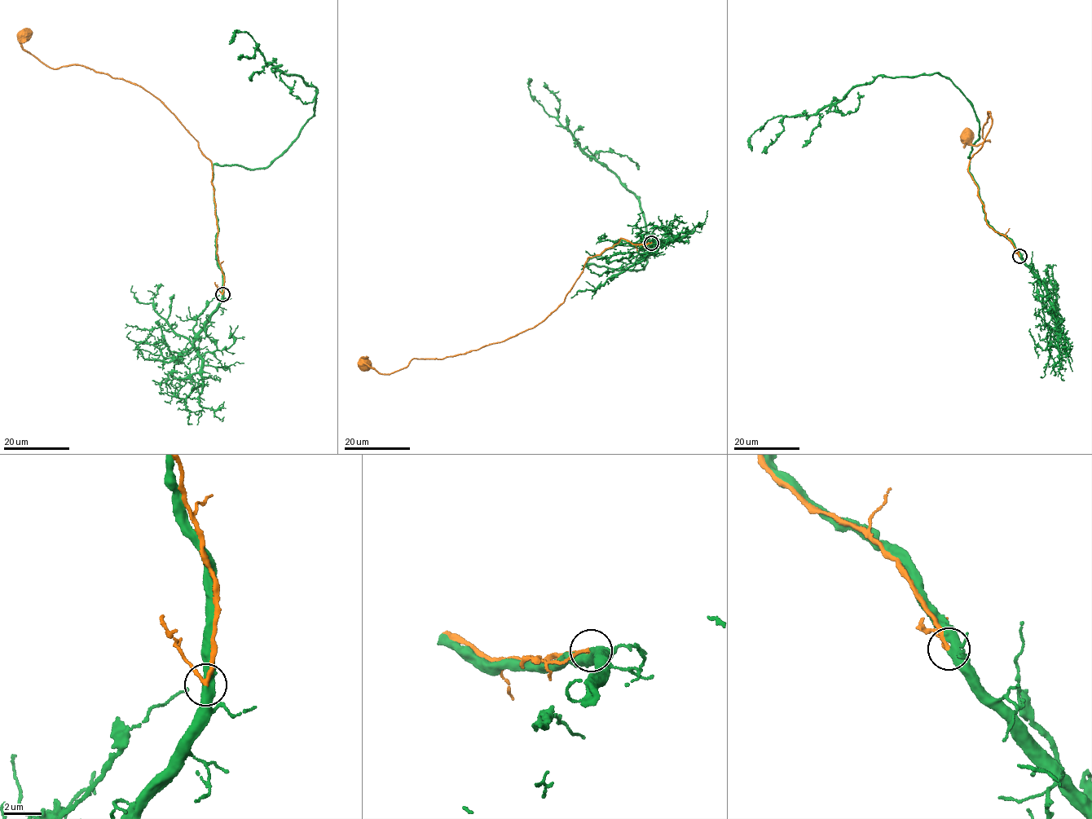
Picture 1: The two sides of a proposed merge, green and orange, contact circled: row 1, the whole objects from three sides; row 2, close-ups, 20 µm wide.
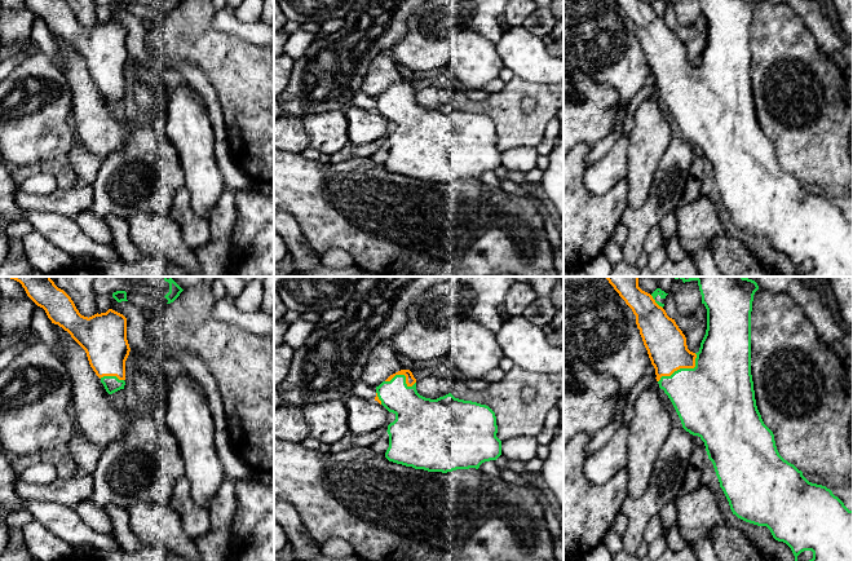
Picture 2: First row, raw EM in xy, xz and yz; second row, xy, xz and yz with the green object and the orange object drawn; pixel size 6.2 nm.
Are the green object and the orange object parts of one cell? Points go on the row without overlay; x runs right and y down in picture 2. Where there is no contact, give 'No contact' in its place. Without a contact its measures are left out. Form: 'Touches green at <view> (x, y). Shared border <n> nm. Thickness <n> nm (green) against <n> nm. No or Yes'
Touches green at yz (681, 79). Shared border 300 nm. Thickness 420 nm (green) against 260 nm. Yes

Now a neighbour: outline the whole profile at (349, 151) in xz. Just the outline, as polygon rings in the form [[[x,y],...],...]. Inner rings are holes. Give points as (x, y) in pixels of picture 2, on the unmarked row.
[[[383,137],[359,146],[354,146],[349,142],[341,150],[331,155],[331,162],[340,163],[350,159],[371,158],[386,141],[388,137]]]

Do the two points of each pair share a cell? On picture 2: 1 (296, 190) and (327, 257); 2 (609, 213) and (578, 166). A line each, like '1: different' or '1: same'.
1: different
2: same

